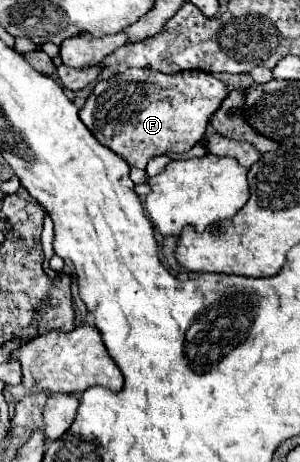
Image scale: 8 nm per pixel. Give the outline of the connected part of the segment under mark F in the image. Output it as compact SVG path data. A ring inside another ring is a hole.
M128 68L94 86L80 110L80 120L100 144L114 146L114 152L120 154L130 168L144 170L154 156L170 152L182 154L202 140L226 92L224 82L202 70L162 74L156 70Z

